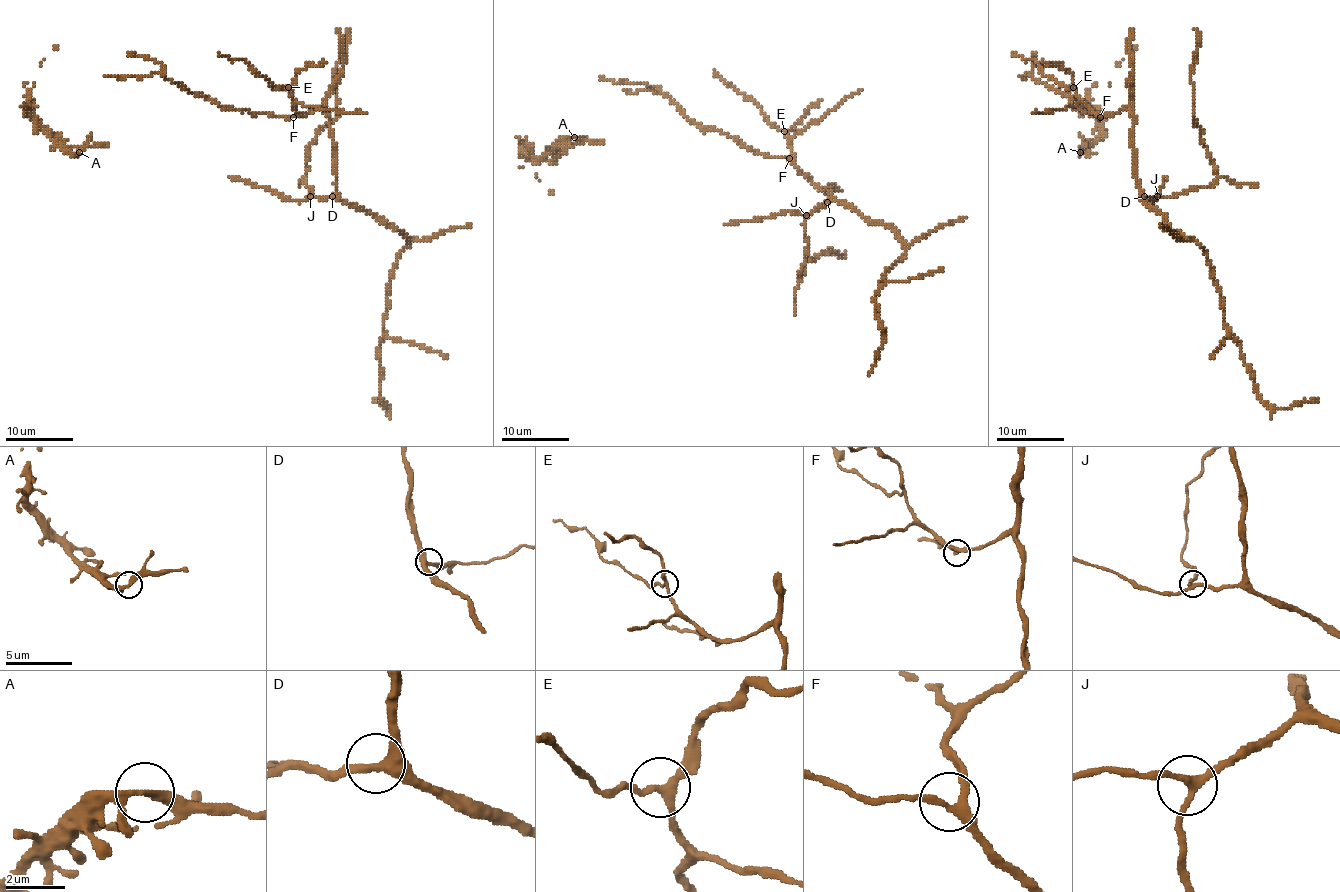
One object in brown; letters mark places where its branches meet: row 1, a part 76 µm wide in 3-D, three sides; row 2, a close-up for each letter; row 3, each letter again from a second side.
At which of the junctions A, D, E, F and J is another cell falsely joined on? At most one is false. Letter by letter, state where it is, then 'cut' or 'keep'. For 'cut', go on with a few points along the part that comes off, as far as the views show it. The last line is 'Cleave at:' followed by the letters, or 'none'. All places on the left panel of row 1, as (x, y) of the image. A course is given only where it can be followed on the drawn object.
A: at (79, 152); keep
D: at (332, 196); keep
E: at (288, 87); keep
F: at (293, 117); keep
J: at (310, 196); keep
Cleave at: none

